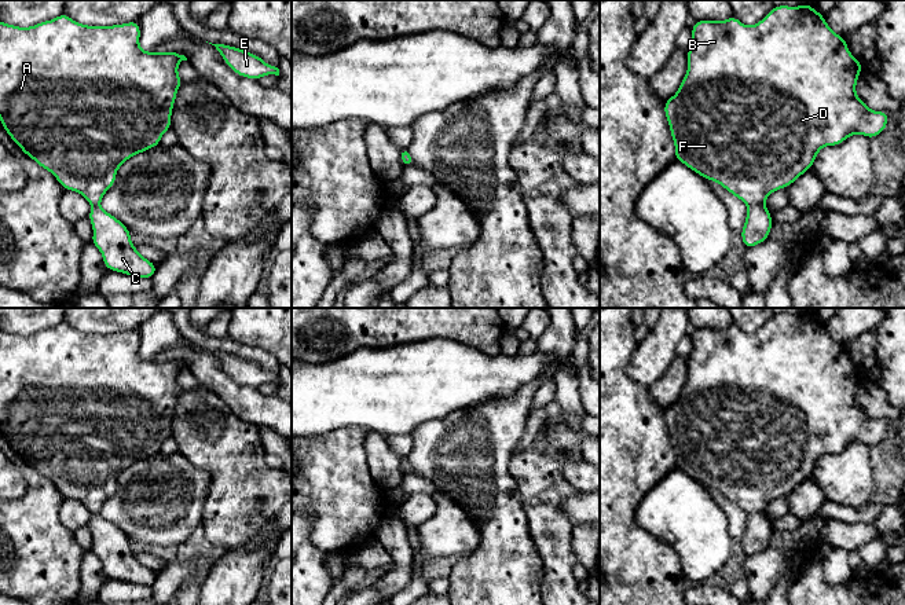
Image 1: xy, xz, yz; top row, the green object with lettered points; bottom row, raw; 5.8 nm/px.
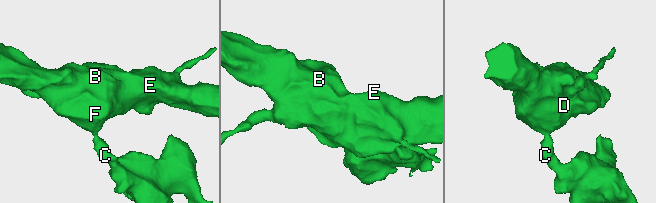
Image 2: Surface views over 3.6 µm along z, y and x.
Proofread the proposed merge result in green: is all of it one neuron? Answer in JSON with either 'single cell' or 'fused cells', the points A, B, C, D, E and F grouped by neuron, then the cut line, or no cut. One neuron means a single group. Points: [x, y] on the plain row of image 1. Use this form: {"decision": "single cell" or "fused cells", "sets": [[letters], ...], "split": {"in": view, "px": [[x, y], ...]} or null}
{"decision": "single cell", "sets": [["A", "B", "C", "D", "E", "F"]], "split": null}

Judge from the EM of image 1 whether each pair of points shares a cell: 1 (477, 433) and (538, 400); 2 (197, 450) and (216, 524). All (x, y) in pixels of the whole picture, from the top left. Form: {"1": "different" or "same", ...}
{"1": "different", "2": "same"}

